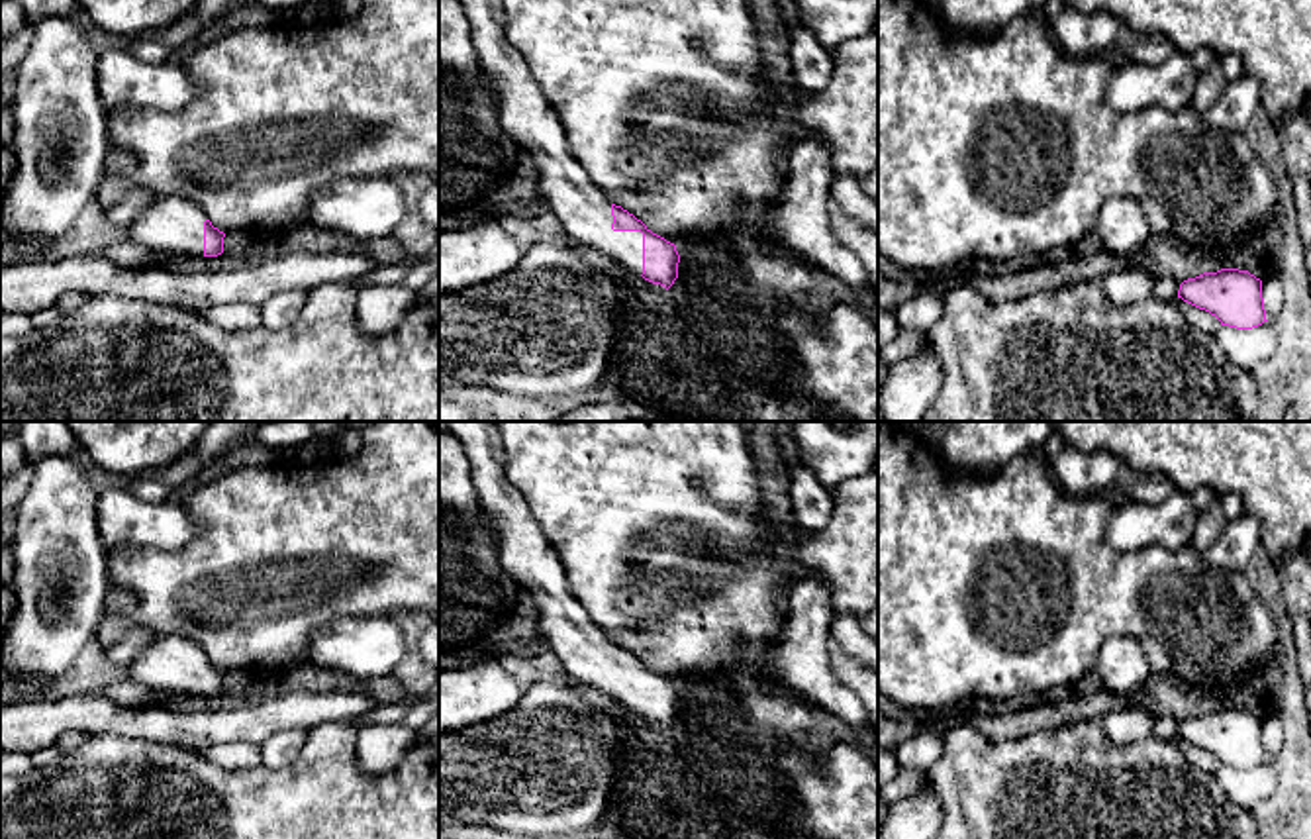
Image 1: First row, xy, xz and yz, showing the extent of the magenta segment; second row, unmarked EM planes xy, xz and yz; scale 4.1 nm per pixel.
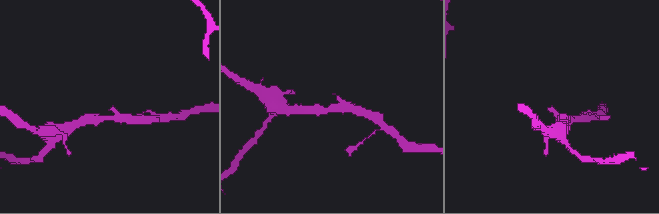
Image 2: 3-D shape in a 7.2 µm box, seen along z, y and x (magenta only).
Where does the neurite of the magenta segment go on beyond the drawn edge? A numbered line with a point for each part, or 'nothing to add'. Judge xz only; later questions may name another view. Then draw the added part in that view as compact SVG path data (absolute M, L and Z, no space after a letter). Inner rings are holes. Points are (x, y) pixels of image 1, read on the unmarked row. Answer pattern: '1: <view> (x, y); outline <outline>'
1: xz (526, 557); outline M447 421L447 429L466 451L480 512L496 533L498 565L519 590L525 608L537 614L543 639L562 670L641 716L643 672L611 668L611 641L572 596L557 551L506 476L506 451L496 421Z

